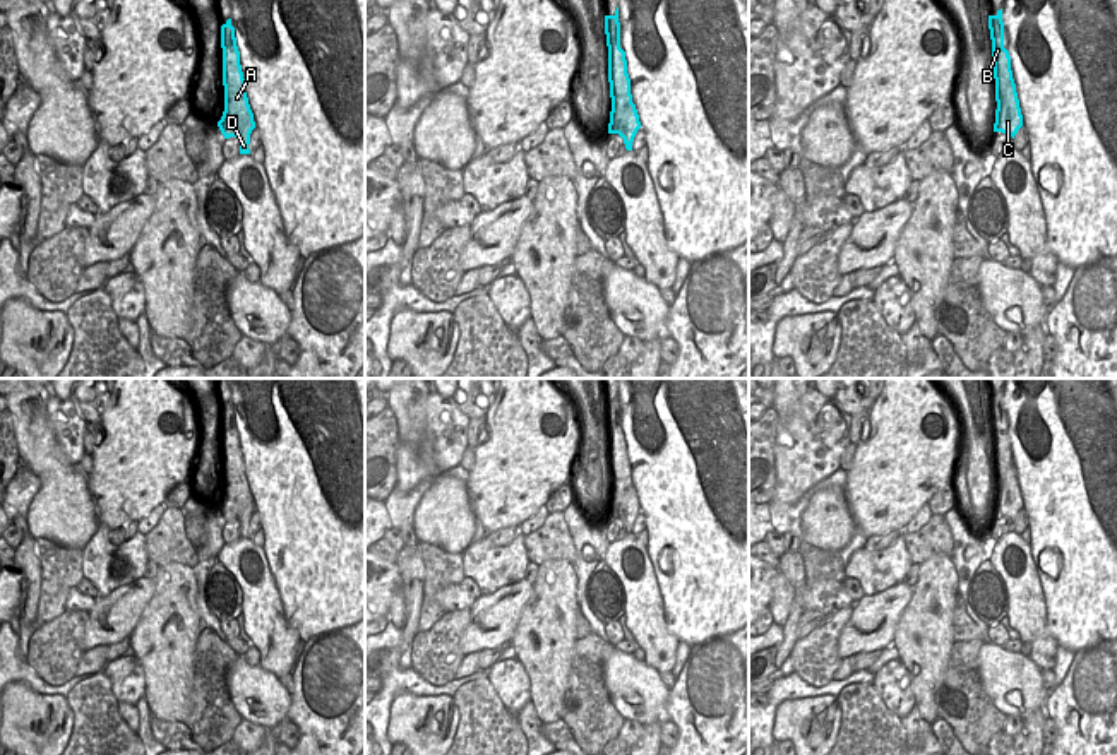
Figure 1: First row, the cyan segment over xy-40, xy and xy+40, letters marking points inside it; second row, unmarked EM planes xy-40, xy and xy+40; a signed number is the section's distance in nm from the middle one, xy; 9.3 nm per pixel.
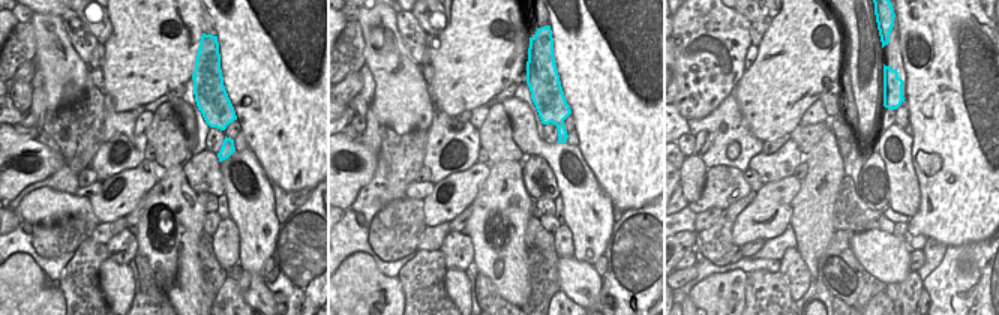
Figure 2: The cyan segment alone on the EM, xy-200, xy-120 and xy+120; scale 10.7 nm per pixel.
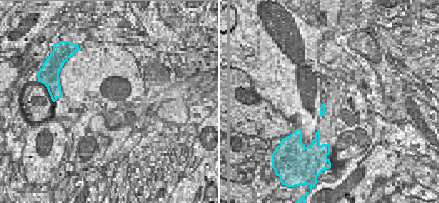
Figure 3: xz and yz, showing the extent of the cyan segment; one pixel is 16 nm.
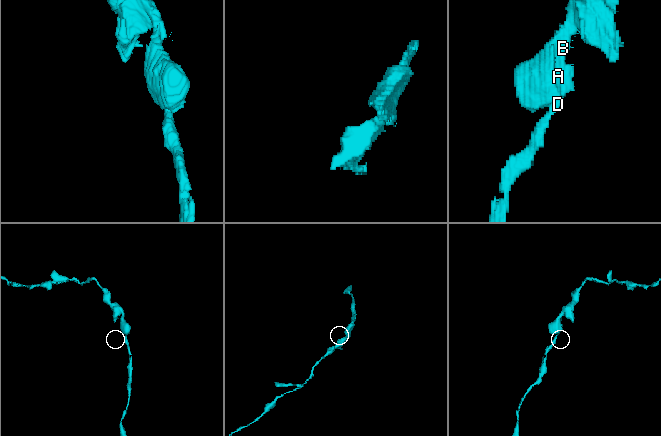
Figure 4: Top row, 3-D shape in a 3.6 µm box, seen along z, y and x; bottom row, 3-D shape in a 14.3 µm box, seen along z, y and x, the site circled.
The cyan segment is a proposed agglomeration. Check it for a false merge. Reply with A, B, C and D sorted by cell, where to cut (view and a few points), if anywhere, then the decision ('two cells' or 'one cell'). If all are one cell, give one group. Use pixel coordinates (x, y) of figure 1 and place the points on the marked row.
groups A B / C D; cut xy+40 (1015, 84), (996, 95); two cells

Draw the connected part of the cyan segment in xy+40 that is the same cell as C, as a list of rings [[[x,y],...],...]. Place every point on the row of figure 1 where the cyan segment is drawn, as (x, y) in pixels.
[[[1016,84],[1007,87],[1004,94],[995,94],[997,110],[994,132],[1009,134],[1012,139],[1023,127],[1023,115],[1019,108],[1019,99],[1016,92]]]

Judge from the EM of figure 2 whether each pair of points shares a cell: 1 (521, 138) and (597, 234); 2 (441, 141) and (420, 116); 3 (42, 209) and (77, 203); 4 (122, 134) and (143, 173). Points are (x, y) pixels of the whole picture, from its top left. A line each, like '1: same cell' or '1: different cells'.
1: same cell
2: different cells
3: same cell
4: different cells

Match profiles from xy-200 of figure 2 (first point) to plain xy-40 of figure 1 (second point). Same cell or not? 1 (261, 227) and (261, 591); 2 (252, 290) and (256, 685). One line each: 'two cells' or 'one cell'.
1: one cell
2: one cell

